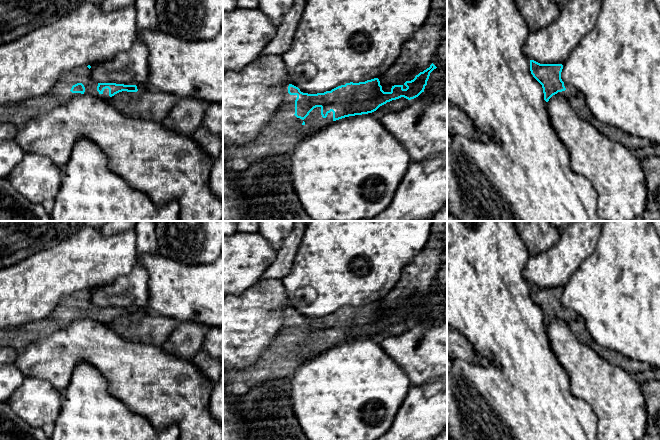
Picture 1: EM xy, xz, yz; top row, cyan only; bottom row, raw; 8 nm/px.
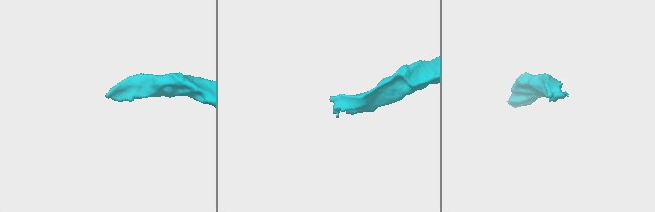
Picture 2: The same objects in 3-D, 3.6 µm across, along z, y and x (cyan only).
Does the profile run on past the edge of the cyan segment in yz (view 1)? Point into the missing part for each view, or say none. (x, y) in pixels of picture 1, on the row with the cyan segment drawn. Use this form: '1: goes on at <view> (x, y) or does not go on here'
1: goes on at yz (571, 91)

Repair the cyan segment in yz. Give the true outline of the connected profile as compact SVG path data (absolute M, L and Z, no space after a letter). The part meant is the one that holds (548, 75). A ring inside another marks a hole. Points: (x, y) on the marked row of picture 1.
M530 60L531 74L542 85L544 100L546 102L555 94L569 100L579 92L573 85L562 81L562 69L562 64L540 64L534 60Z

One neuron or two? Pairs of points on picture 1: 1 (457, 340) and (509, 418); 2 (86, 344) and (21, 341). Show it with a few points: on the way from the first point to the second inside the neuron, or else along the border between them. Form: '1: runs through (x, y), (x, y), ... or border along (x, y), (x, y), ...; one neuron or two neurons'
1: border along (465, 338), (480, 357), (489, 361), (488, 365); two neurons
2: border along (53, 332), (29, 342), (20, 351); two neurons

